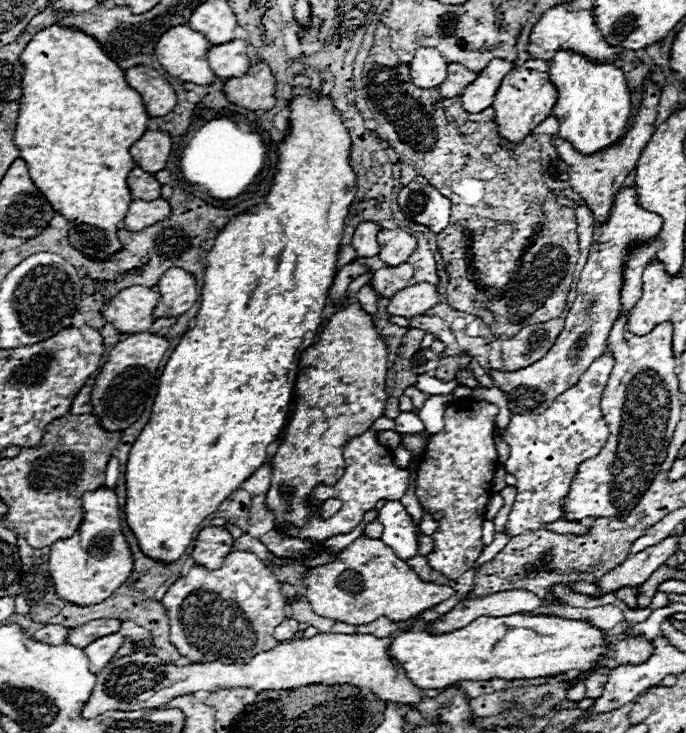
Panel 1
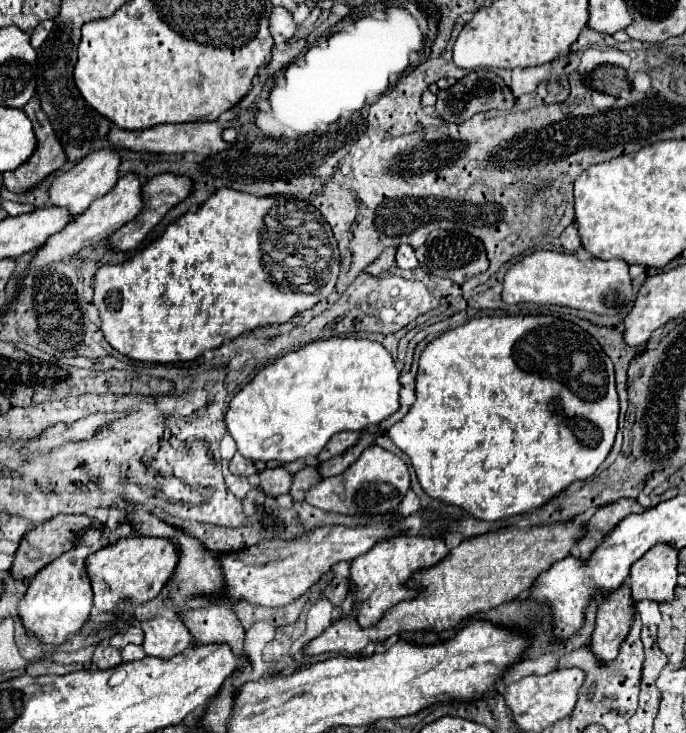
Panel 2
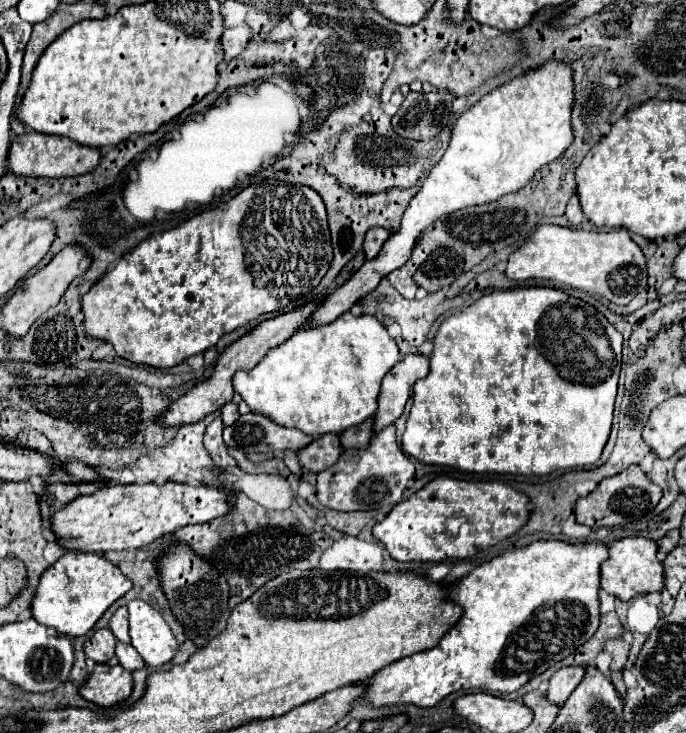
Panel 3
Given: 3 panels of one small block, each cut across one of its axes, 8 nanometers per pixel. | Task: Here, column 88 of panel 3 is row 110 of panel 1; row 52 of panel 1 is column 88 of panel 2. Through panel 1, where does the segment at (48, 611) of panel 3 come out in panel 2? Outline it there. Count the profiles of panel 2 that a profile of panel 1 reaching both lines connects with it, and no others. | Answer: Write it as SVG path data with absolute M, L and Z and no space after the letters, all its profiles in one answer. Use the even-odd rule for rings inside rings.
M128 536L118 540L116 544L100 548L86 558L86 574L90 576L90 584L94 590L94 606L98 610L112 612L112 608L118 608L124 602L136 606L152 600L166 586L176 564L178 550L166 538Z

